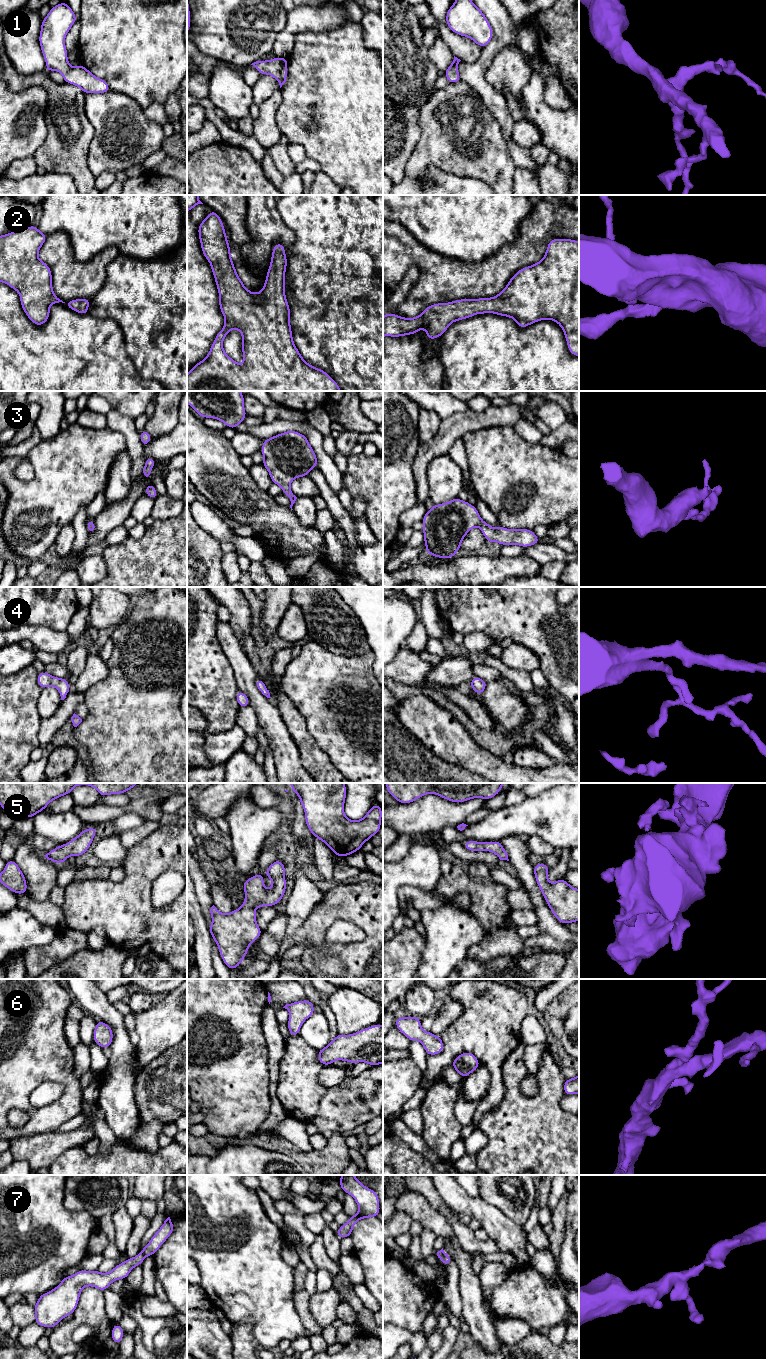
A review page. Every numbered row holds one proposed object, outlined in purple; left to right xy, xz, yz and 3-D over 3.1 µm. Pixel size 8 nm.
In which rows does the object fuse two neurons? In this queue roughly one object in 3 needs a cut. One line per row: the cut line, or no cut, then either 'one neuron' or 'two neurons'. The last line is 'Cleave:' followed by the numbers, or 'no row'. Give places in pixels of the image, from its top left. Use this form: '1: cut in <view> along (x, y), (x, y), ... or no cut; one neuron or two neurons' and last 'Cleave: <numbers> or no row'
1: no cut; one neuron
2: no cut; one neuron
3: no cut; one neuron
4: no cut; one neuron
5: no cut; one neuron
6: no cut; one neuron
7: no cut; one neuron
Cleave: no row

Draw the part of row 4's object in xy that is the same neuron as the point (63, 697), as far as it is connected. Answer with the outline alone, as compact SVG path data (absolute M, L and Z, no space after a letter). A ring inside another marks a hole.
M45 671L38 673L37 682L41 689L44 689L48 686L55 687L60 693L61 700L64 700L67 694L70 692L68 679L54 677Z

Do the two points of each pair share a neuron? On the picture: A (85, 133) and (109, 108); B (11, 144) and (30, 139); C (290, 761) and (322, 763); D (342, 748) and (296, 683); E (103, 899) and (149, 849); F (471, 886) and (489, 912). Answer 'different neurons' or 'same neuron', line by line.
A: different neurons
B: same neuron
C: different neurons
D: same neuron
E: same neuron
F: same neuron

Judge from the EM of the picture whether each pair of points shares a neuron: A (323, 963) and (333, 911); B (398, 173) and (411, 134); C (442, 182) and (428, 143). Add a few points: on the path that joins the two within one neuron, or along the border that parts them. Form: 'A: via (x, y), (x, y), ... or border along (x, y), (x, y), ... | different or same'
A: border along (312, 960), (316, 968) | different
B: via (398, 163), (398, 159), (406, 150), (406, 144) | same
C: border along (459, 177), (430, 166), (421, 179), (415, 178) | different

